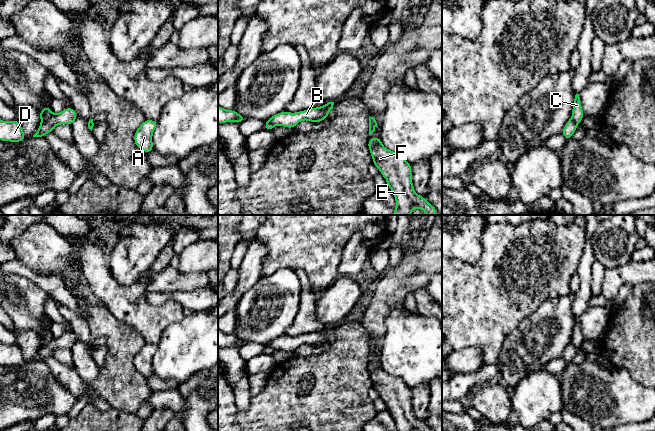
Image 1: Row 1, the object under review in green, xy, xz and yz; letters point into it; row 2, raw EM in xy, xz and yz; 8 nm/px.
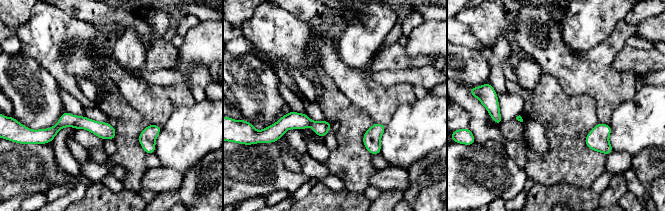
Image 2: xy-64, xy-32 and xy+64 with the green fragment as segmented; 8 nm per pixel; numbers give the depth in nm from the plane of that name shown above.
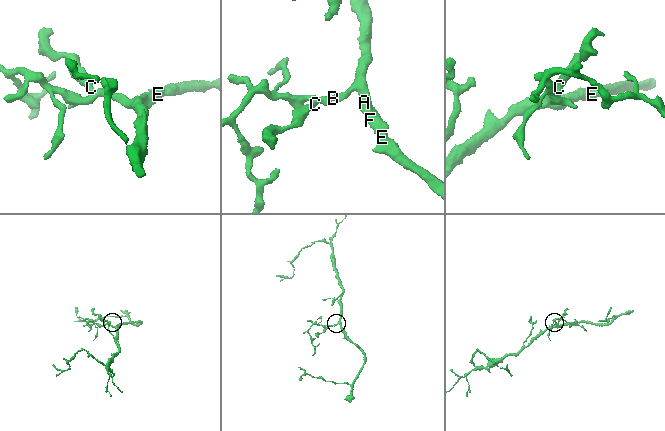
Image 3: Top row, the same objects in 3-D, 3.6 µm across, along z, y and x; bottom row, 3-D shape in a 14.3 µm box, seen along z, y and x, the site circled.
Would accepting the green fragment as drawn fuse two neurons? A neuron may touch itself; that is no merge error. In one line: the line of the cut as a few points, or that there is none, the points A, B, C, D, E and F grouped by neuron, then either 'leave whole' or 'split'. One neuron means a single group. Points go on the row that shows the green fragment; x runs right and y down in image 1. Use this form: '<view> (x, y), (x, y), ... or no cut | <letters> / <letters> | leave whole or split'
xy (52, 114), (42, 122) | A B D E F / C | split

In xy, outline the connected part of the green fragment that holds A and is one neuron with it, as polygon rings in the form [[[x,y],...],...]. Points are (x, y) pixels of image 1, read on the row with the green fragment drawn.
[[[146,119],[134,134],[135,145],[145,153],[153,151],[152,134],[157,125],[157,121]]]

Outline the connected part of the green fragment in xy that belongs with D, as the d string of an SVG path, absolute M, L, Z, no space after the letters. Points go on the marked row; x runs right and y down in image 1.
M17 119L12 121L0 120L0 140L9 142L22 142L26 137L21 124Z

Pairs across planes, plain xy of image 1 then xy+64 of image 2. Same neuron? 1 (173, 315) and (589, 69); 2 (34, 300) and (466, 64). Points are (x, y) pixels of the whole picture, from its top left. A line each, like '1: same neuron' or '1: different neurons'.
1: same neuron
2: same neuron

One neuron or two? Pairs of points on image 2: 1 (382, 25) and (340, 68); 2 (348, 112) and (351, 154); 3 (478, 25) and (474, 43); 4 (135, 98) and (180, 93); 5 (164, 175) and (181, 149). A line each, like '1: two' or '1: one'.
1: two
2: one
3: two
4: one
5: two

